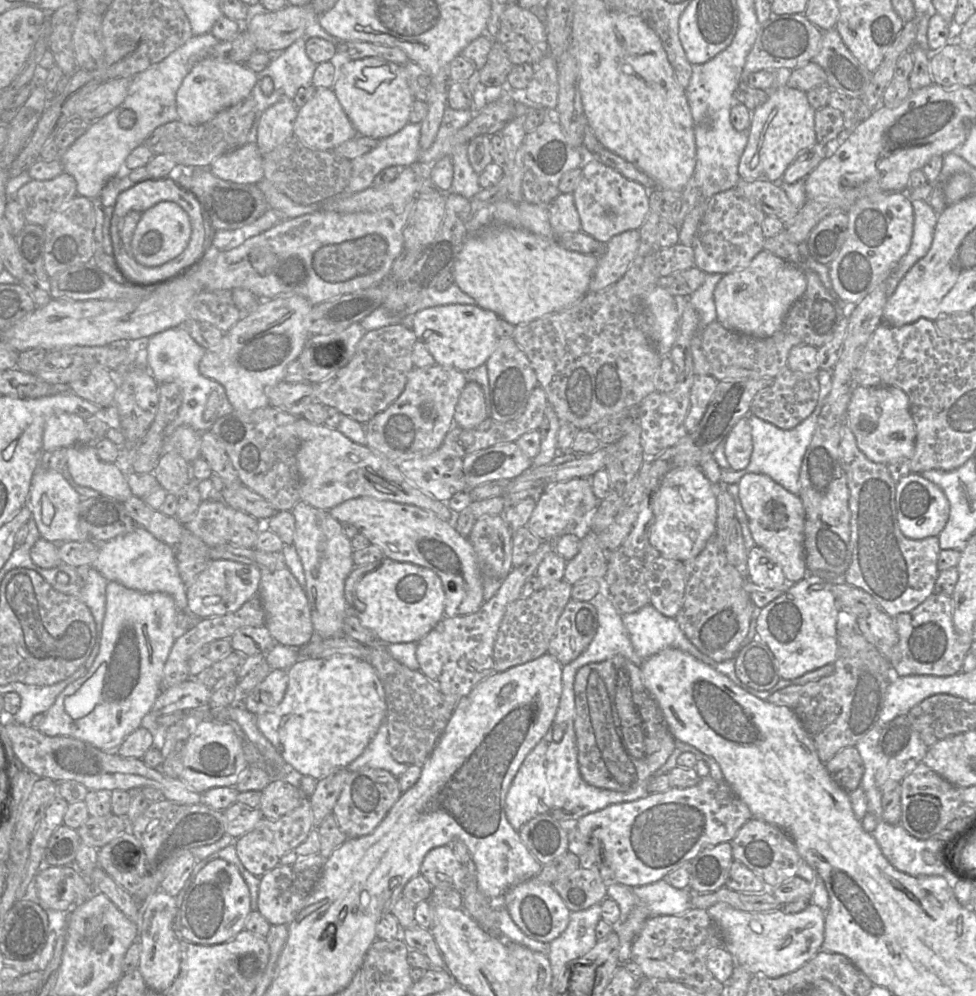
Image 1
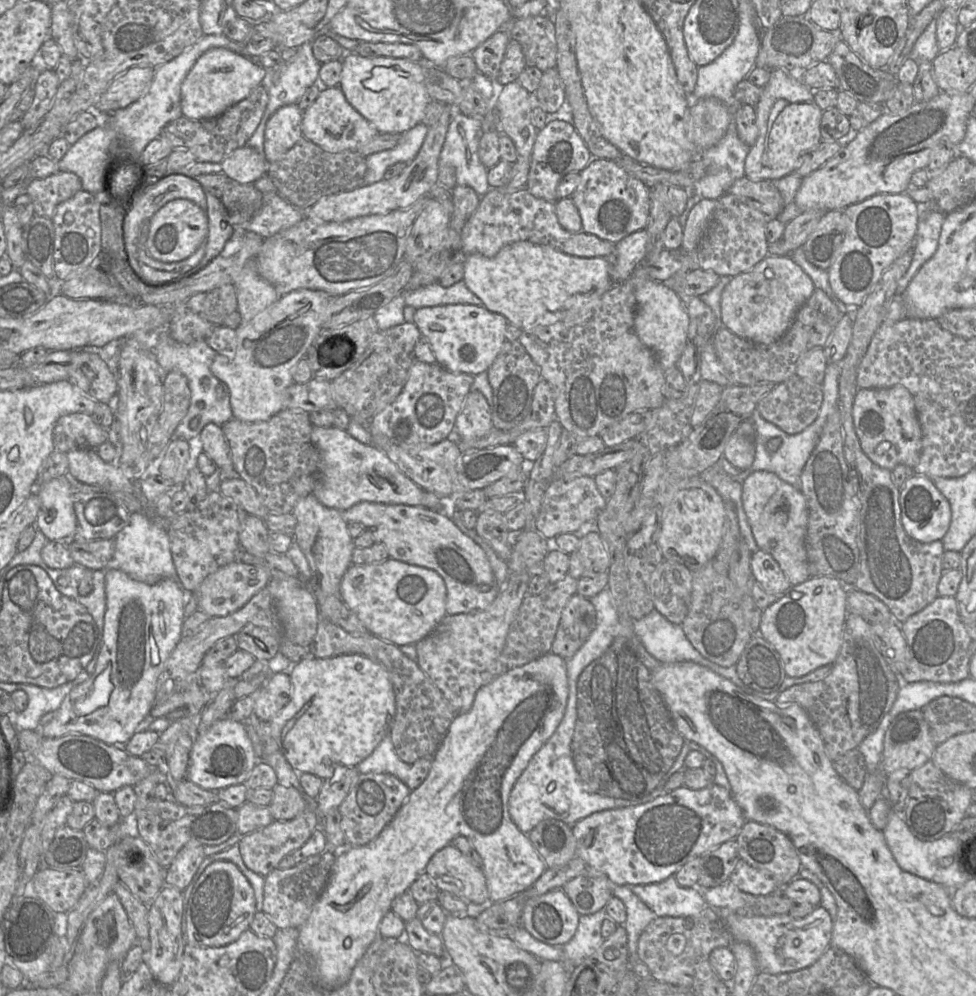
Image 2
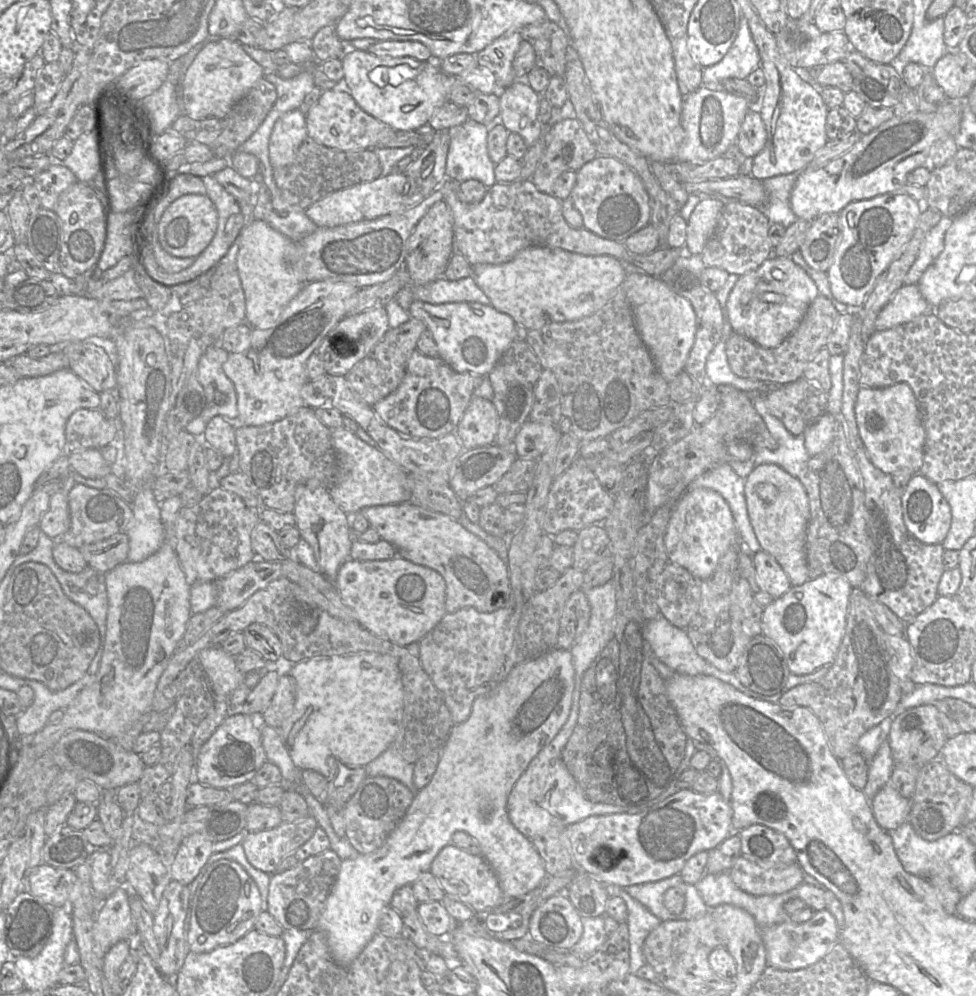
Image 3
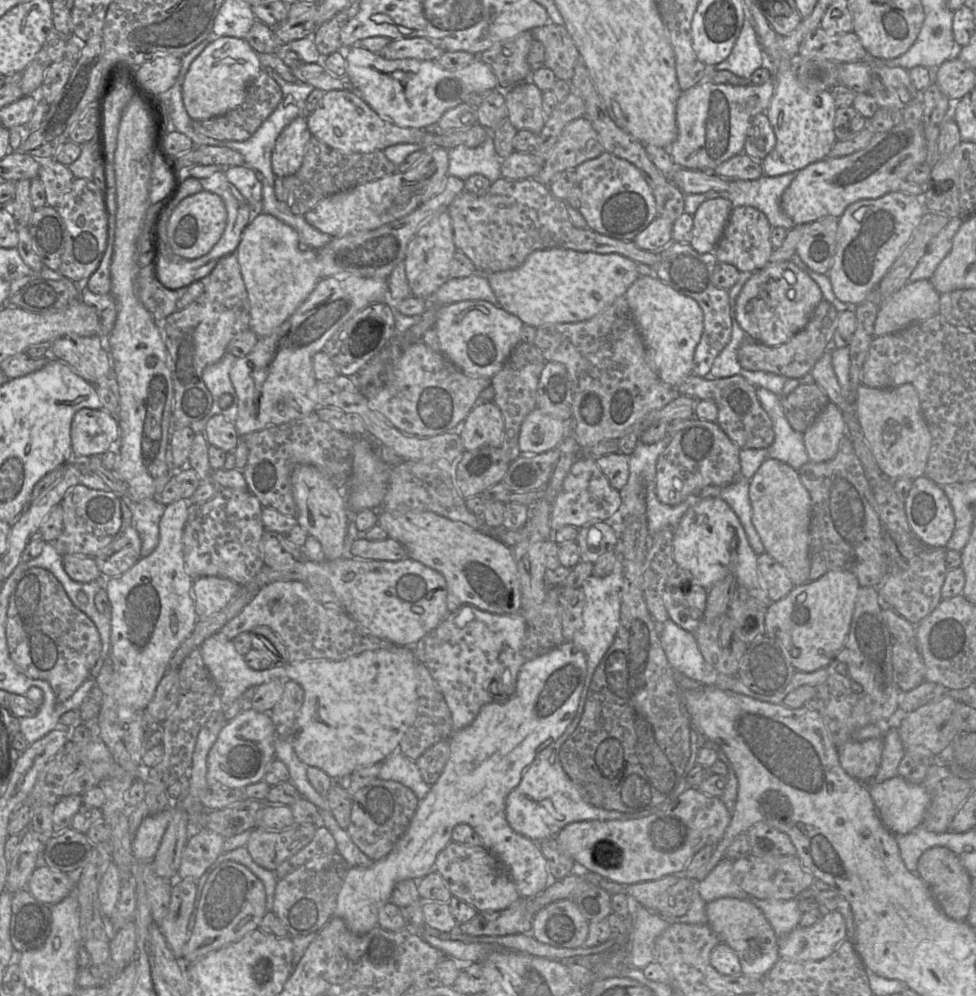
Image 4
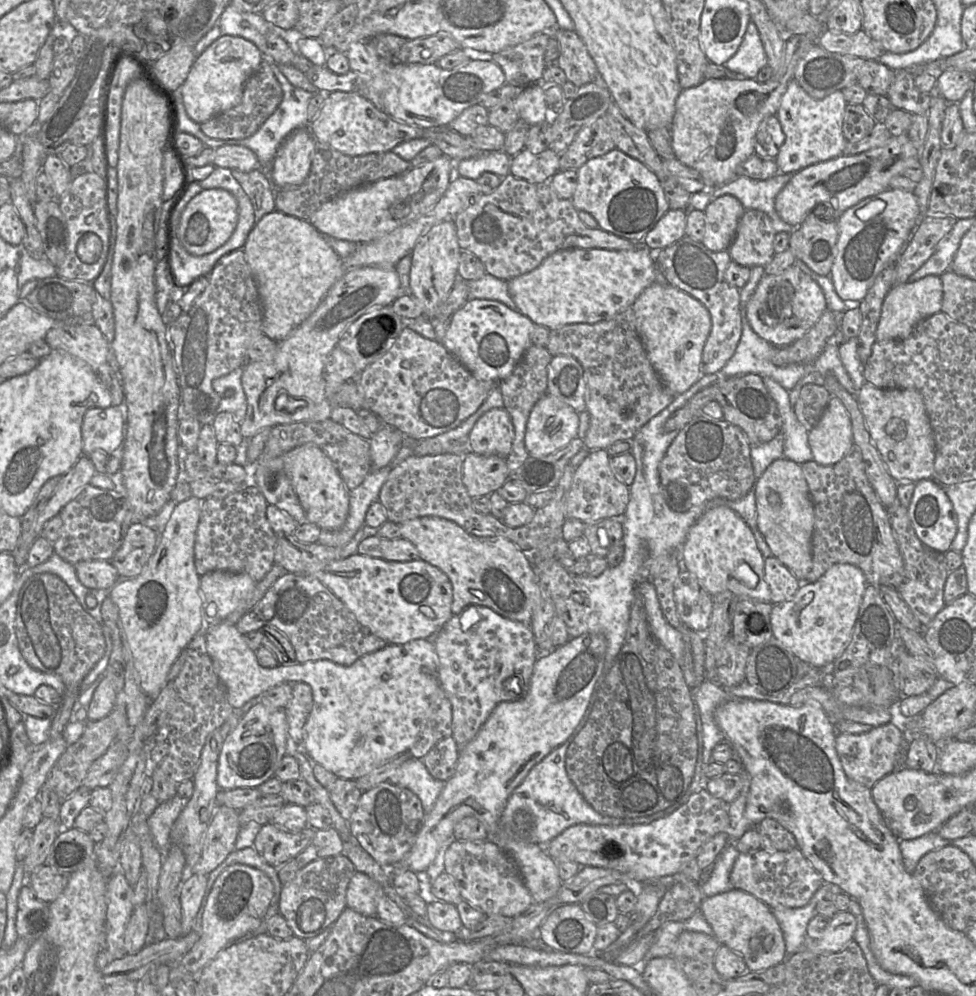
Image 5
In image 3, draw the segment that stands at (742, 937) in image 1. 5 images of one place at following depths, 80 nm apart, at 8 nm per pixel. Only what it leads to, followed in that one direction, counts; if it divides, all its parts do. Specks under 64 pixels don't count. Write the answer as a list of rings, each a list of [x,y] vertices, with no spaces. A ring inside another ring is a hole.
[[[827,909],[816,911],[813,917],[804,923],[787,920],[780,924],[760,927],[760,934],[766,948],[768,965],[780,970],[798,970],[811,966],[821,960],[839,942],[836,919]]]

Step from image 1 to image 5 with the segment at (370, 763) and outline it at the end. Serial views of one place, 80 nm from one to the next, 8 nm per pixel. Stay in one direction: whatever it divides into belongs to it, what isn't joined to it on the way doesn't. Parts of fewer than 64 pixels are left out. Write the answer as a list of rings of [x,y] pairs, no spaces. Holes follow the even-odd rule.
[[[415,758],[402,763],[388,782],[412,791],[419,798],[425,814],[431,812],[445,785],[444,781],[431,776],[422,760]]]

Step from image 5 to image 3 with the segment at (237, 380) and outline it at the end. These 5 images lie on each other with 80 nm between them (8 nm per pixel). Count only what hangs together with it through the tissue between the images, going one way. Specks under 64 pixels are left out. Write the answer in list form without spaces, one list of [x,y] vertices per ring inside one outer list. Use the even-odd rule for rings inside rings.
[[[209,346],[198,362],[197,379],[204,388],[206,406],[201,414],[190,421],[184,428],[190,434],[197,436],[204,433],[208,422],[214,416],[221,416],[235,428],[240,426],[238,422],[237,394],[231,380],[225,375],[222,365],[228,359],[229,353],[219,346]]]

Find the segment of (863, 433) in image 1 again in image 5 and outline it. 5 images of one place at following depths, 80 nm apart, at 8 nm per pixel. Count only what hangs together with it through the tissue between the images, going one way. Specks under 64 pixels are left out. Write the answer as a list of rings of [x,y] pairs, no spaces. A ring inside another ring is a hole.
[[[866,382],[855,397],[871,439],[892,478],[913,483],[933,478],[935,438],[922,395],[914,389],[881,389]]]

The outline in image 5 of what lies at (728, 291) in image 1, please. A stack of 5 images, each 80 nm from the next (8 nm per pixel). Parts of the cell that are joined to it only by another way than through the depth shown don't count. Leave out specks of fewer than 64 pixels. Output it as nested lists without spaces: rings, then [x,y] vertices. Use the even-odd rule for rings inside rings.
[[[792,265],[778,275],[761,278],[747,304],[746,316],[758,336],[776,347],[785,347],[802,338],[825,310],[825,295],[818,283]]]

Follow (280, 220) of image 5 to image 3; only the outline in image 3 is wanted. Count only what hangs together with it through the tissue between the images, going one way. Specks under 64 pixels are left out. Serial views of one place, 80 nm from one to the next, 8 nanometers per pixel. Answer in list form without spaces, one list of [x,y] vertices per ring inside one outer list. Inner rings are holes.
[[[253,220],[240,233],[236,267],[246,301],[246,322],[252,328],[268,329],[304,284],[296,277],[294,266],[300,260],[298,242],[286,237],[262,220]]]

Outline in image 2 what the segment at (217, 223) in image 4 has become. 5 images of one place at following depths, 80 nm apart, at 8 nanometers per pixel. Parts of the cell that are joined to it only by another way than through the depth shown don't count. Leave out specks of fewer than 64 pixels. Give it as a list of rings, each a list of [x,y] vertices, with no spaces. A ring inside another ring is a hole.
[[[174,199],[158,210],[149,222],[145,251],[160,262],[178,262],[188,258],[206,239],[208,218],[206,211],[187,199]]]

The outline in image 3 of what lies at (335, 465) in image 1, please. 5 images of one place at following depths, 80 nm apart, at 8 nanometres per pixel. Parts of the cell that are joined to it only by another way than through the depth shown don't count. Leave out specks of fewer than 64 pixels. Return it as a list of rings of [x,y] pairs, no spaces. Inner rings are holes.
[[[344,427],[331,429],[331,438],[337,456],[337,470],[335,484],[329,489],[329,494],[342,511],[348,515],[353,515],[370,506],[408,503],[411,497],[410,483],[408,482],[407,472],[402,467],[383,451],[369,446],[355,433]]]

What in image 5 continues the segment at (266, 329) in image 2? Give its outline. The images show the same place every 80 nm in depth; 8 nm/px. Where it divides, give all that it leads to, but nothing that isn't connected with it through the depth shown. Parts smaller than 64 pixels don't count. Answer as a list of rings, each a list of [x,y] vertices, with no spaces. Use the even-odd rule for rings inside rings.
[[[361,266],[348,269],[330,287],[314,312],[285,339],[277,341],[277,351],[272,361],[253,362],[243,370],[241,383],[247,410],[240,422],[242,437],[251,439],[262,429],[275,425],[330,419],[331,405],[325,395],[324,380],[326,357],[351,322],[371,309],[391,305],[401,293],[395,268]],[[281,395],[292,397],[299,407],[291,413],[277,410],[275,401]]]

